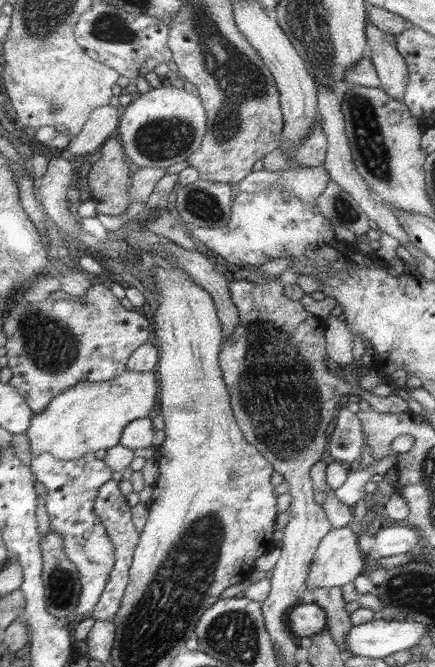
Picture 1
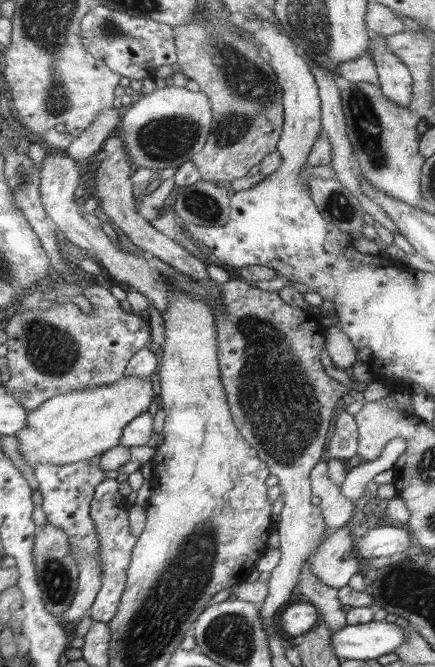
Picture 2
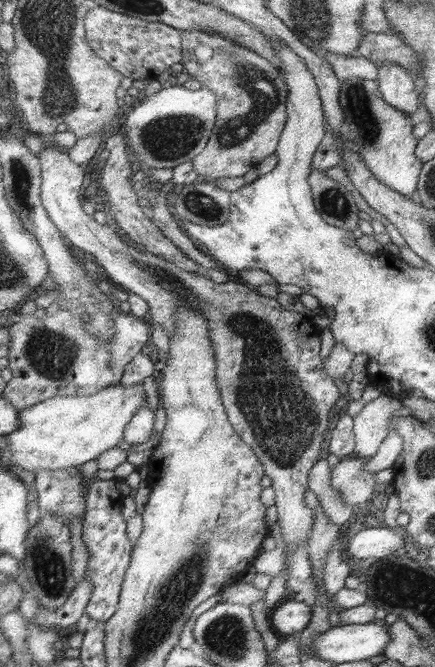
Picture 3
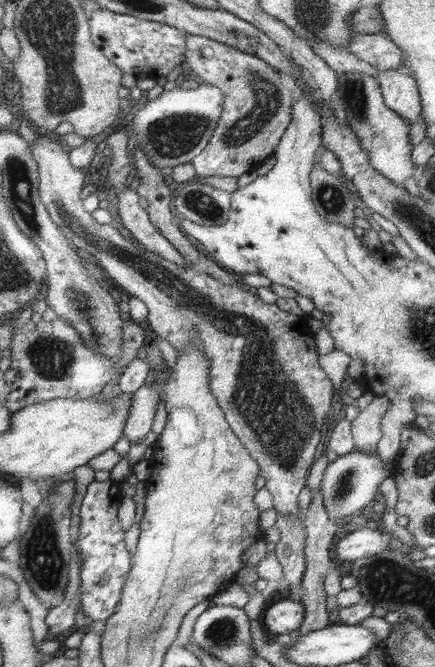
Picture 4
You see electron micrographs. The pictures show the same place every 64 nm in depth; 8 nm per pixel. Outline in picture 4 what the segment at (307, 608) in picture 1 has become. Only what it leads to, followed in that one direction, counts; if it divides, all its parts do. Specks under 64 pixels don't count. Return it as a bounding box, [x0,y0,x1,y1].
[265,600,307,634]

